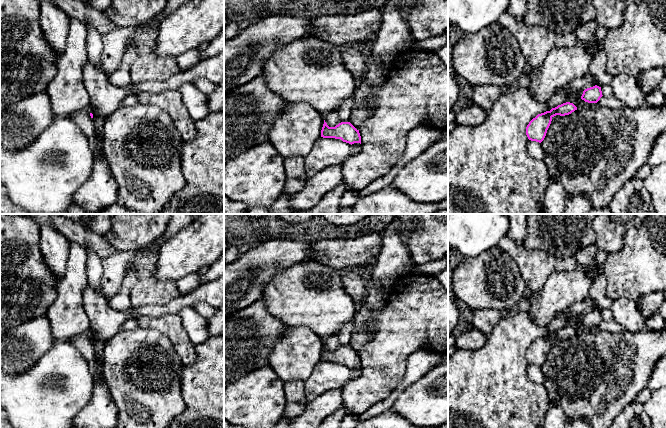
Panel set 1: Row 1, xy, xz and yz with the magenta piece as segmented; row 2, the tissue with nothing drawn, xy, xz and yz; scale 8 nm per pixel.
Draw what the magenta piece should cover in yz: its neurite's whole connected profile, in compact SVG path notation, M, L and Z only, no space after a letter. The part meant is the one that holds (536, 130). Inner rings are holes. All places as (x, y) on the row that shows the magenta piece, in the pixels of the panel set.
M570 102L558 105L550 111L538 114L526 127L526 135L529 140L541 143L551 124L552 118L556 115L565 116L577 110L577 107Z

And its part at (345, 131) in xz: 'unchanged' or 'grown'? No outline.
unchanged

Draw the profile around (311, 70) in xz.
M305 37L275 50L266 61L262 74L269 89L278 93L287 103L304 102L323 117L339 109L345 99L353 95L357 85L352 73L345 69L338 47L319 37Z

